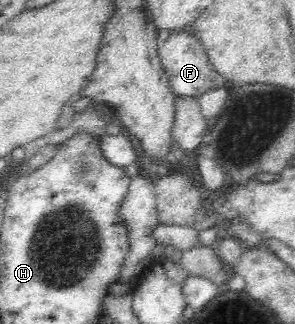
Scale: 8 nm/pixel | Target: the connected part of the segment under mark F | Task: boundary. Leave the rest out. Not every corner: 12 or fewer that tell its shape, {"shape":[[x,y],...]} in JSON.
{"shape":[[191,30],[157,49],[176,96],[199,97],[226,83]]}

